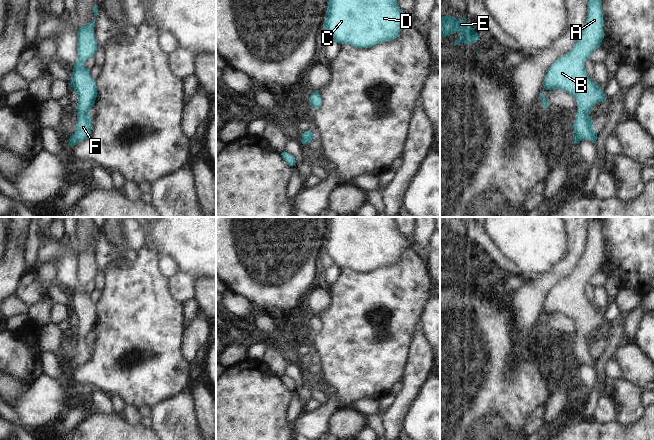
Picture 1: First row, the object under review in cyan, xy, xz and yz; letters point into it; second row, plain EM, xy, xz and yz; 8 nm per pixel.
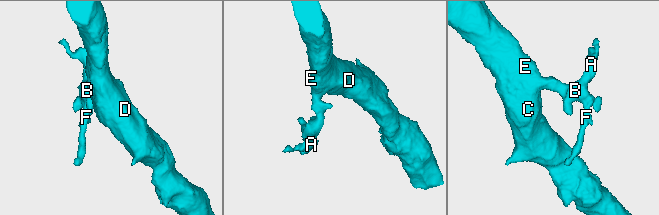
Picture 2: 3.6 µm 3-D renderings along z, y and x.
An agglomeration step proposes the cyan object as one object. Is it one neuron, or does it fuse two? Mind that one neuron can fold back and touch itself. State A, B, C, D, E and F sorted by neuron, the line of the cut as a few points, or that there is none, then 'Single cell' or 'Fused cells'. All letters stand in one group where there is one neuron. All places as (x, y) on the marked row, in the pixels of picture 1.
Groups: A B C D E F. No split. Single cell.

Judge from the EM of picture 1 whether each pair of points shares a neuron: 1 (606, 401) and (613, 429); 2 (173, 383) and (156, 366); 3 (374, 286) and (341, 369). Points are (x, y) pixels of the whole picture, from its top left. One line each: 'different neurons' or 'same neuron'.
1: different neurons
2: same neuron
3: same neuron

